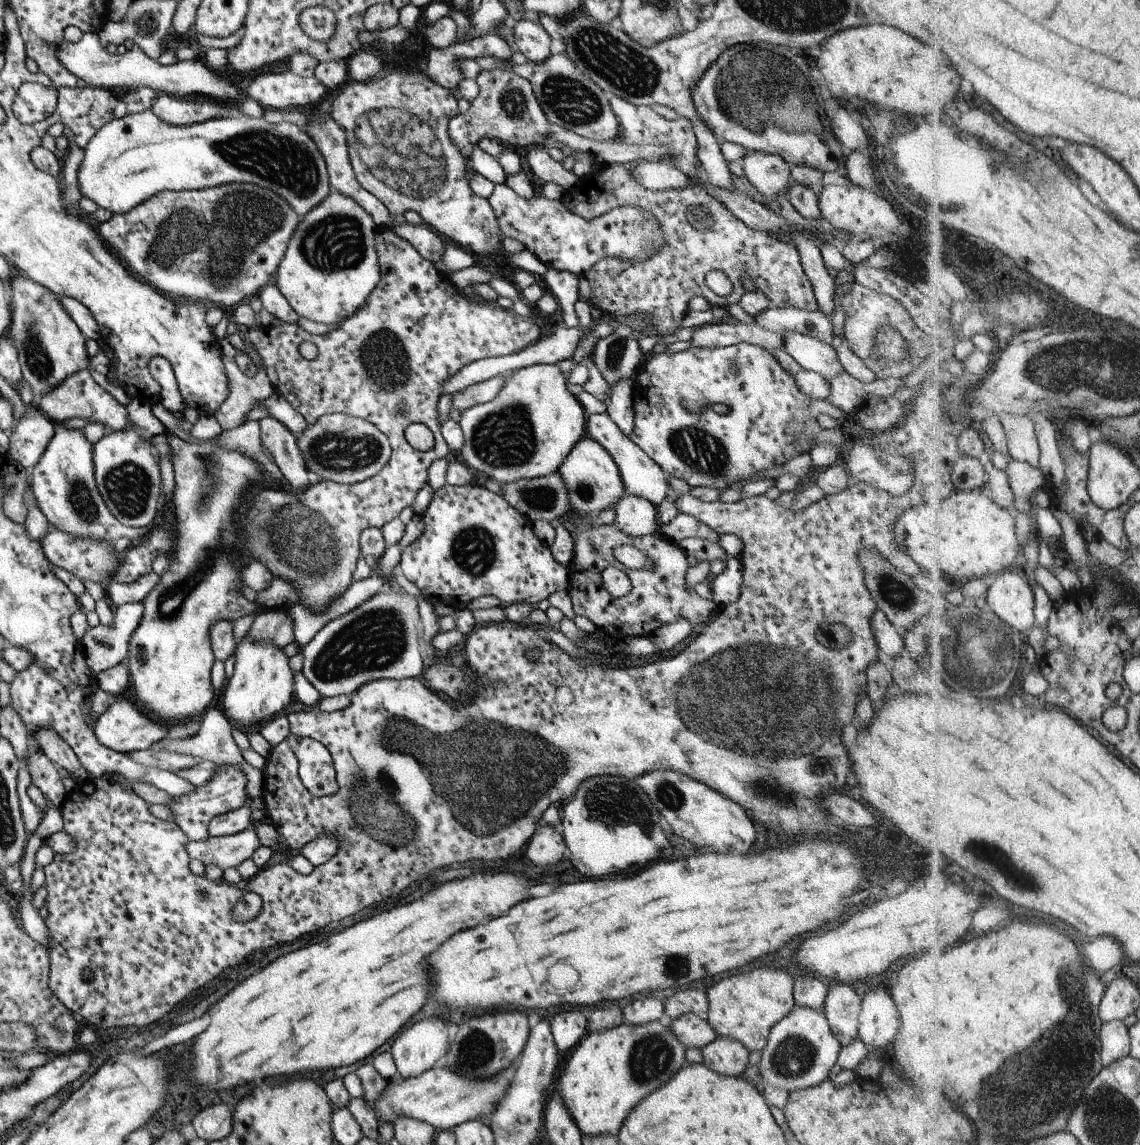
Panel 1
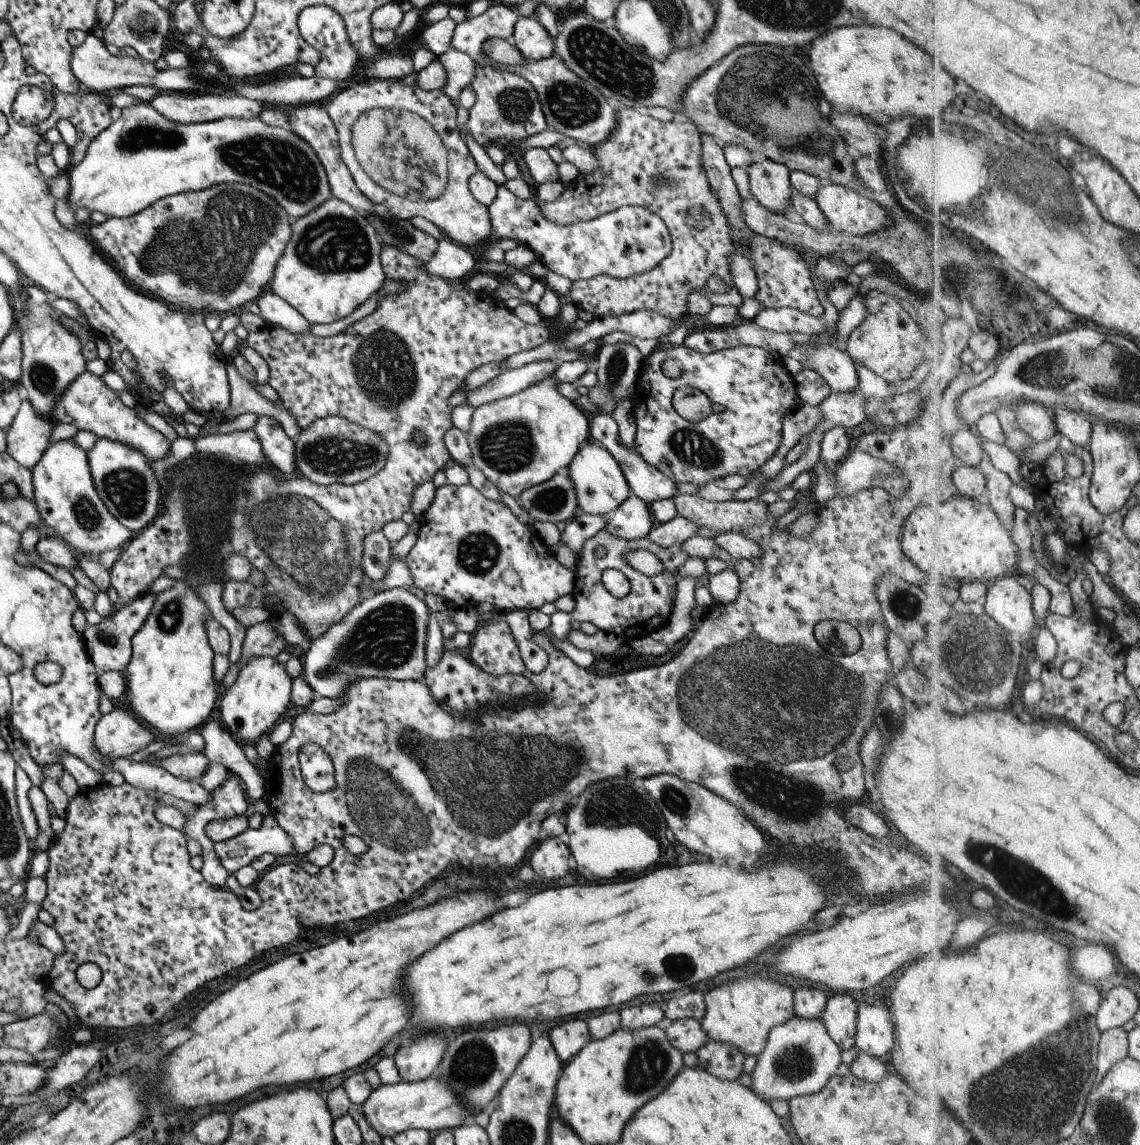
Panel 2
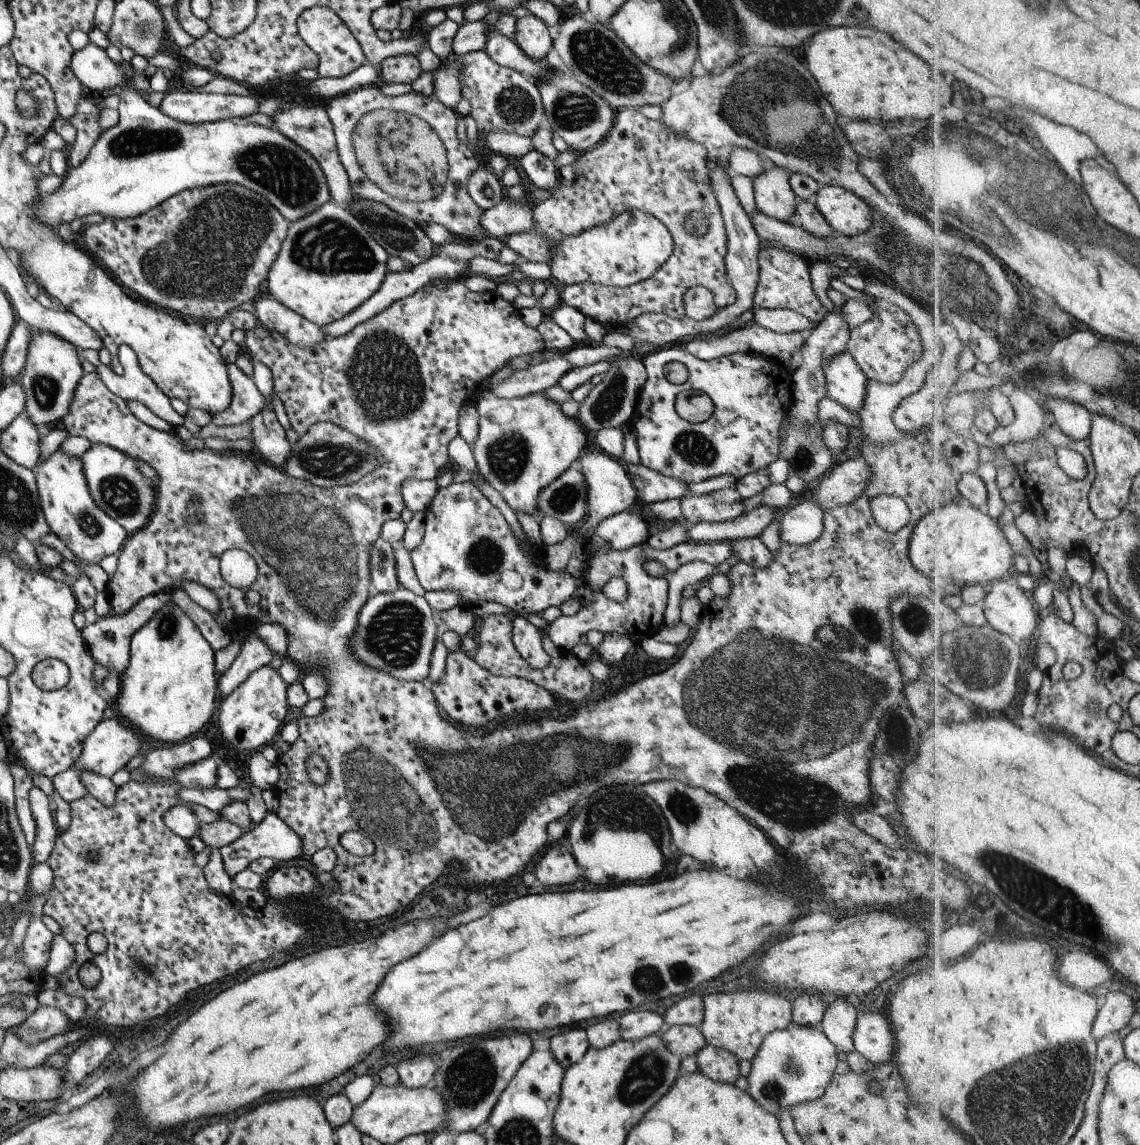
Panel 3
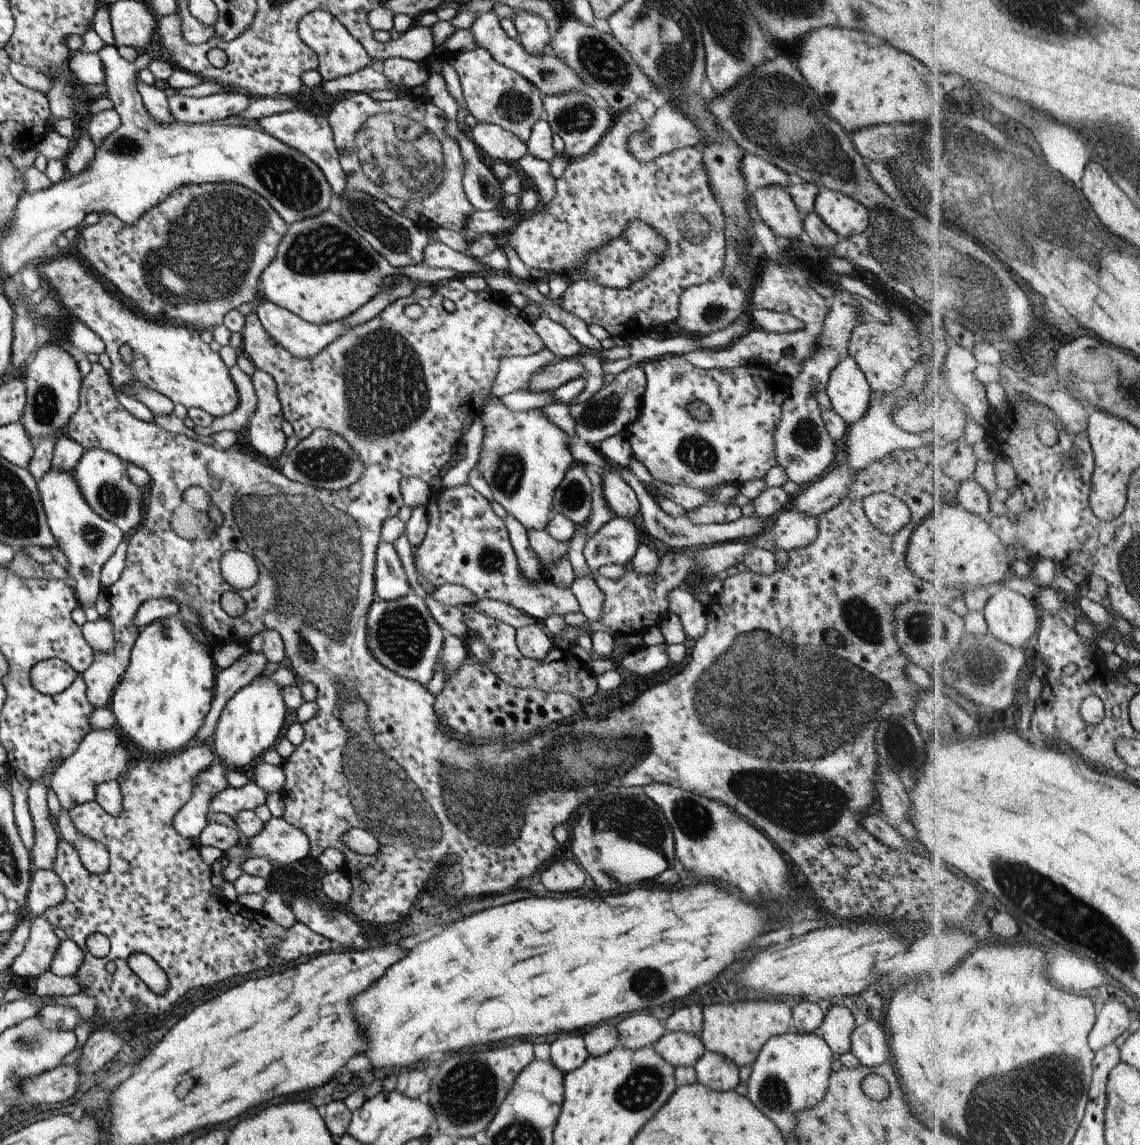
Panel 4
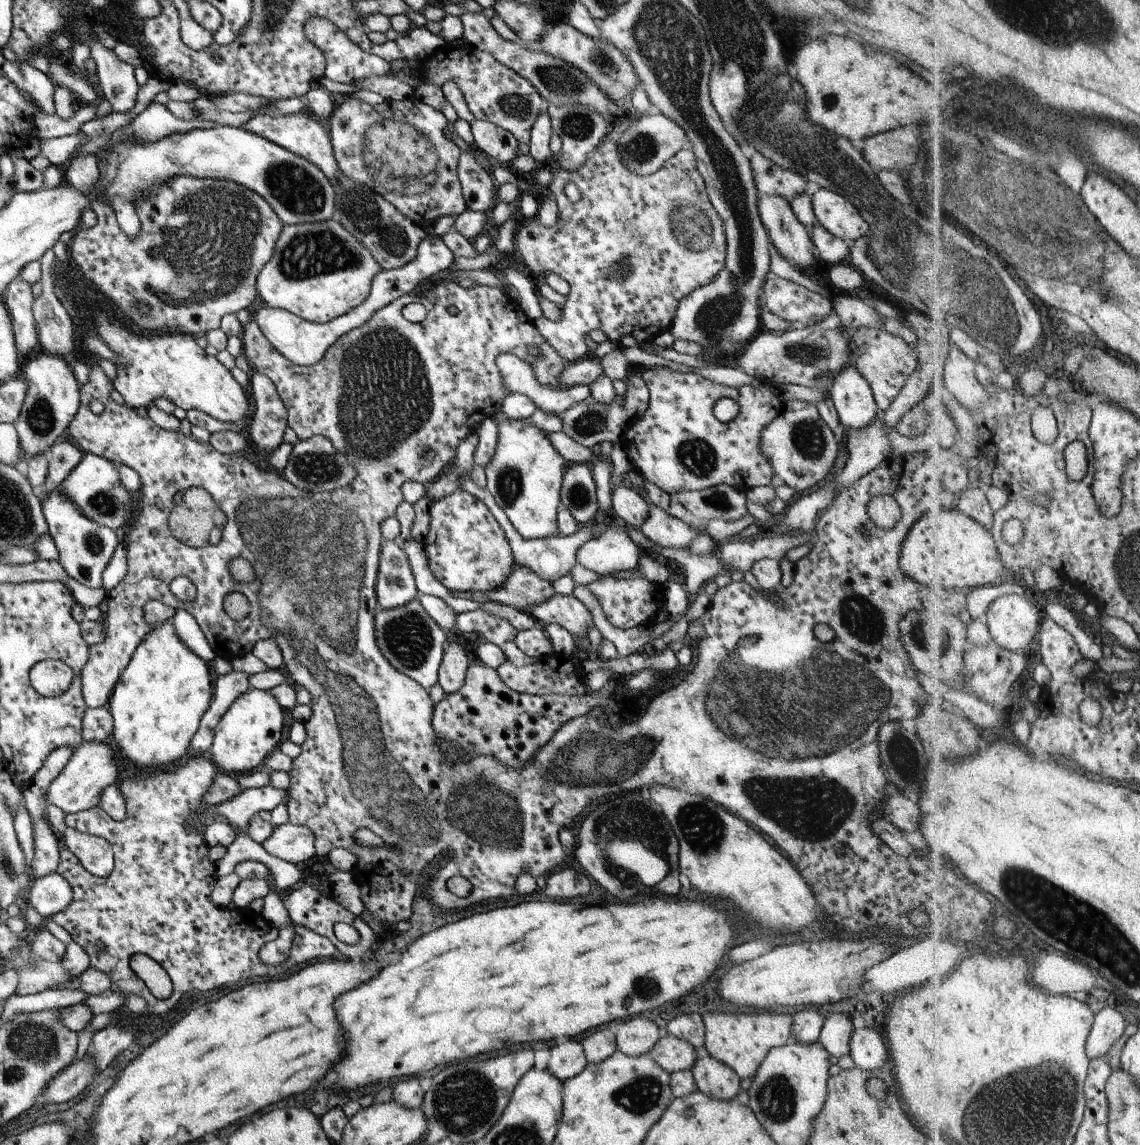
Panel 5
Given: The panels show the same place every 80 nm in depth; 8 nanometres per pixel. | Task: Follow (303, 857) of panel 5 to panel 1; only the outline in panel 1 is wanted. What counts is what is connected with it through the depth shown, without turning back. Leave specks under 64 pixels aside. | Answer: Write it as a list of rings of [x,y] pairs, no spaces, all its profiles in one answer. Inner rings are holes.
[[[249,828],[232,835],[188,841],[184,848],[189,858],[199,860],[203,866],[213,864],[223,871],[229,867],[236,868],[243,859],[250,858],[259,845],[254,829]]]

